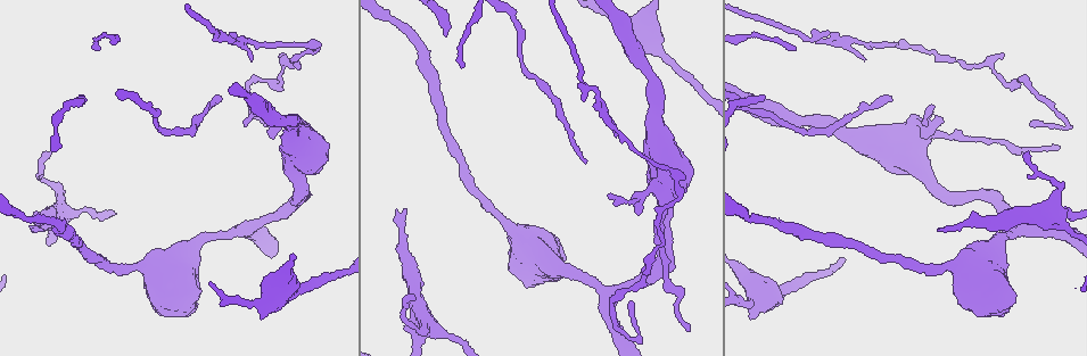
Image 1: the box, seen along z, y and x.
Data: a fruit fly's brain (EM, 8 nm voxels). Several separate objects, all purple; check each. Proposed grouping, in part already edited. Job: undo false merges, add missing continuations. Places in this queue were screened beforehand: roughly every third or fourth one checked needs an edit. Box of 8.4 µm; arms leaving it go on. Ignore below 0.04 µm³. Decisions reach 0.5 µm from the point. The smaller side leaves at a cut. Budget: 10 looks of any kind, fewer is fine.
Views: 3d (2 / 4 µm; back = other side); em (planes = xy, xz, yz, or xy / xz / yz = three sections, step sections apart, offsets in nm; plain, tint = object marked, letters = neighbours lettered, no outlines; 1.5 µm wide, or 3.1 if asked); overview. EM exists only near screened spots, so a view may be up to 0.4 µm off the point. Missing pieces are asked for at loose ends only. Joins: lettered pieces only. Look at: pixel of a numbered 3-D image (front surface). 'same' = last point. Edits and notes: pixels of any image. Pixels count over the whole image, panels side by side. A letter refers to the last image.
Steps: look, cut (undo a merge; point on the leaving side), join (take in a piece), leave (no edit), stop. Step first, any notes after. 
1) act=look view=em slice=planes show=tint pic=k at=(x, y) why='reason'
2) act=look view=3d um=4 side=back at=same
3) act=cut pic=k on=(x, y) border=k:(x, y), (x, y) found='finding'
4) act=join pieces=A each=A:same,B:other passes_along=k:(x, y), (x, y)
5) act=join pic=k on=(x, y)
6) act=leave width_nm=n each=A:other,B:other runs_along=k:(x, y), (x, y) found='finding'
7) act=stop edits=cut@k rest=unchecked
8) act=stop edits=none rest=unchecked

act=look view=em slice=planes show=letters pic=1 at=(406, 209) why='free end'

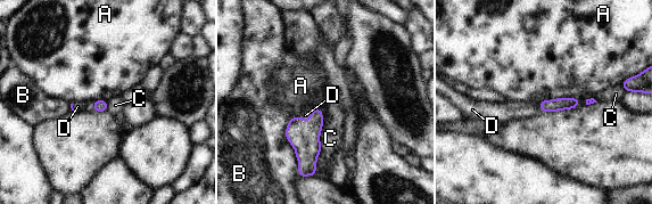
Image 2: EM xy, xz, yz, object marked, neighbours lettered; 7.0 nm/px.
act=join pieces=D each=A:other,B:other,C:other,D:same passes_along=2:(559, 104), (541, 107), (505, 111) found='it goes on there'

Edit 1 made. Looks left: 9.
act=look view=overview why='redraw'

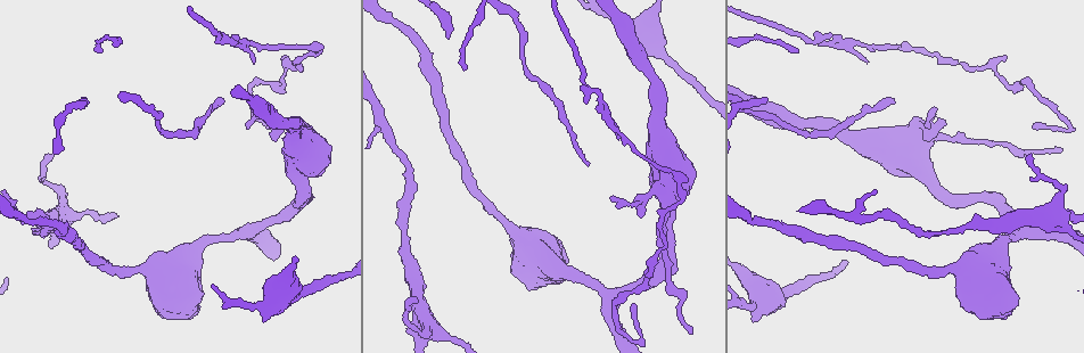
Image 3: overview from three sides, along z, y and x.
act=look view=3d um=4 pic=3 at=(930, 128) why='free end'

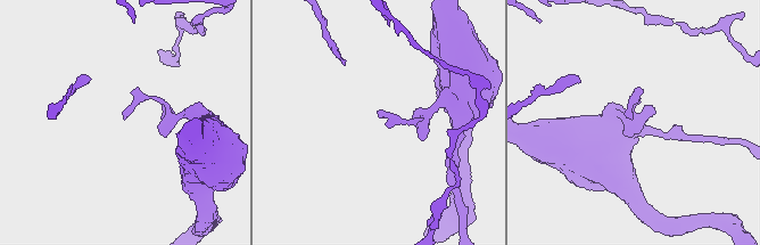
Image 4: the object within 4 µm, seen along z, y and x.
act=look view=em slice=xy step=4 show=tint pic=4 at=(630, 116) why='now the EM'

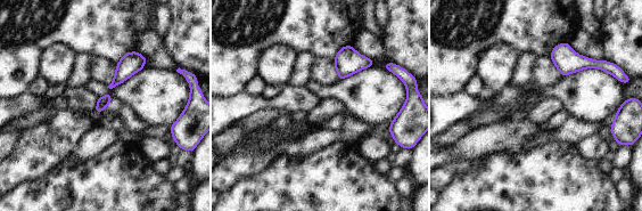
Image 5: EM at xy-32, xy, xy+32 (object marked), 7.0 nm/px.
act=look view=em slice=planes show=letters at=same why='another direction'

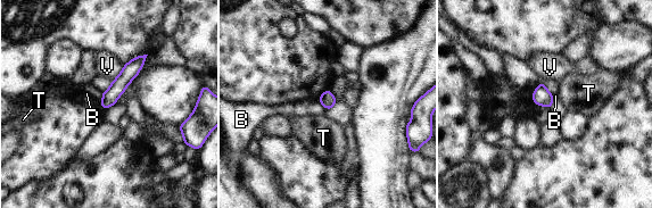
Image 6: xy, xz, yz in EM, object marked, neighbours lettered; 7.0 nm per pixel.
act=leave each=B:other,T:other,V:other border=6:(102, 92), (100, 105) found='no lettered piece goes on from it'

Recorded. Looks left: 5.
act=look view=3d um=4 pic=3 at=(616, 136)

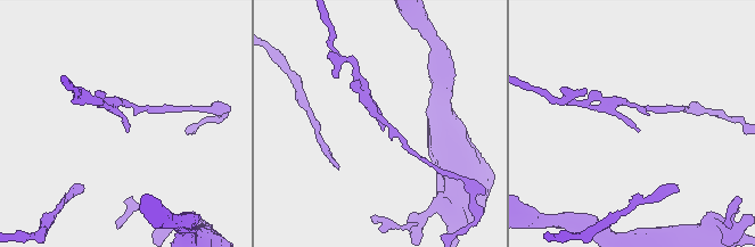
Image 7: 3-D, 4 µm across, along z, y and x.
act=look view=em slice=xz step=8 show=letters pic=7 at=(381, 127) why='now the EM'

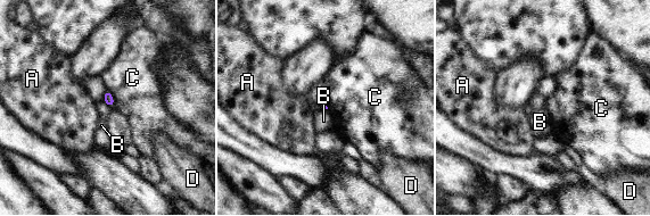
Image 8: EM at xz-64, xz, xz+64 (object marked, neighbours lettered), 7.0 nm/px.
act=look view=em slice=planes show=letters at=same

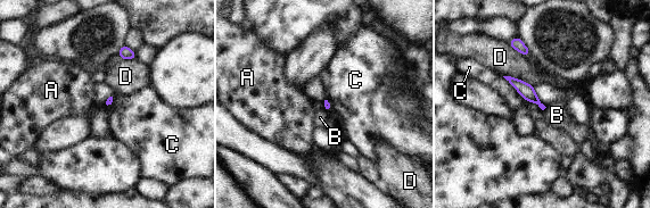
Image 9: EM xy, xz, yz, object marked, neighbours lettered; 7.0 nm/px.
act=leave each=A:other,B:other,C:other,D:other border=9:(503, 76), (524, 98) found='none of them fits'

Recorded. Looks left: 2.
act=look view=3d um=4 pic=3 at=(1007, 57) why='tapers out'

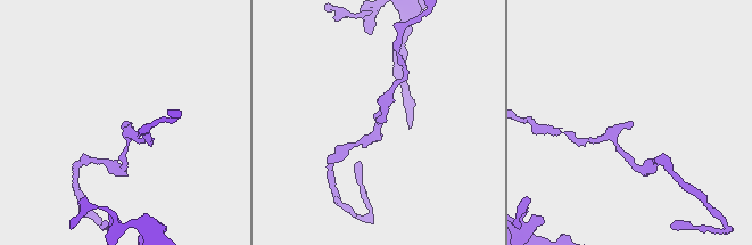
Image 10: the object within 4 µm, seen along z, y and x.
act=look view=em slice=planes show=letters pic=10 at=(124, 123)

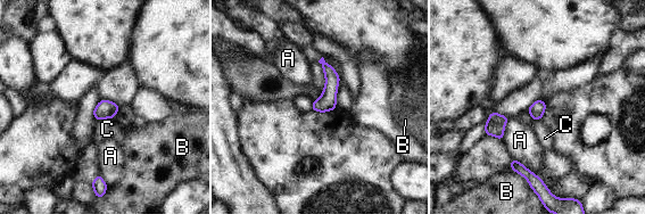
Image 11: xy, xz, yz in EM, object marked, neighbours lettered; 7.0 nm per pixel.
act=leave longest_contact=A:320nm each=A:other,B:other,C:other border=11:(113, 117), (104, 117), (97, 121) found='no lettered piece goes on from it'

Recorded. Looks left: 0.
act=stop edits=join@2 rest=unchecked

